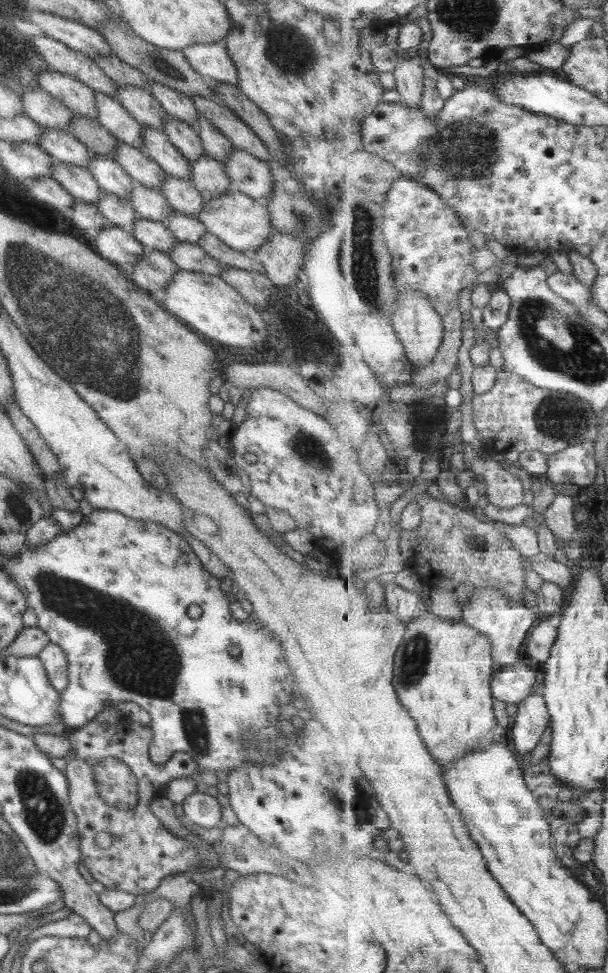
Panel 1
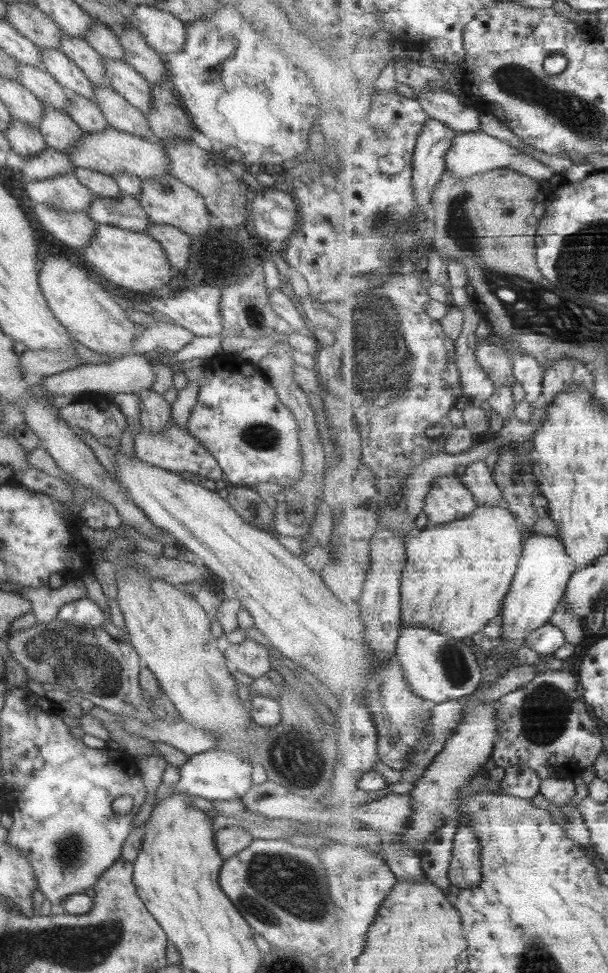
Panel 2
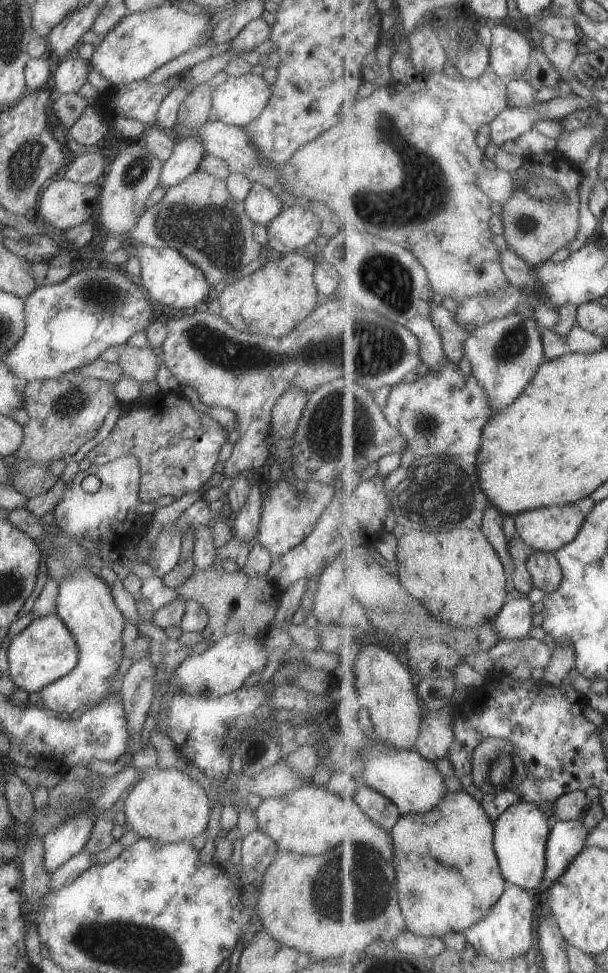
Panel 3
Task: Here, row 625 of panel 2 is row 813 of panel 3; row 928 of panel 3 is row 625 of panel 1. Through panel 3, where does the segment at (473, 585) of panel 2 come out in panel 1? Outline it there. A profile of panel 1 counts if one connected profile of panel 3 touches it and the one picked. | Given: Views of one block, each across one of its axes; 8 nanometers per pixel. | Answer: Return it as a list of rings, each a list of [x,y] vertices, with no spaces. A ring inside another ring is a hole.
[[[427,613],[409,624],[403,644],[397,651],[394,666],[395,690],[399,700],[419,724],[427,748],[435,760],[443,767],[450,766],[468,752],[476,748],[485,748],[501,737],[501,728],[494,711],[492,681],[493,644],[490,640],[463,620],[457,623],[443,621],[441,617]]]

